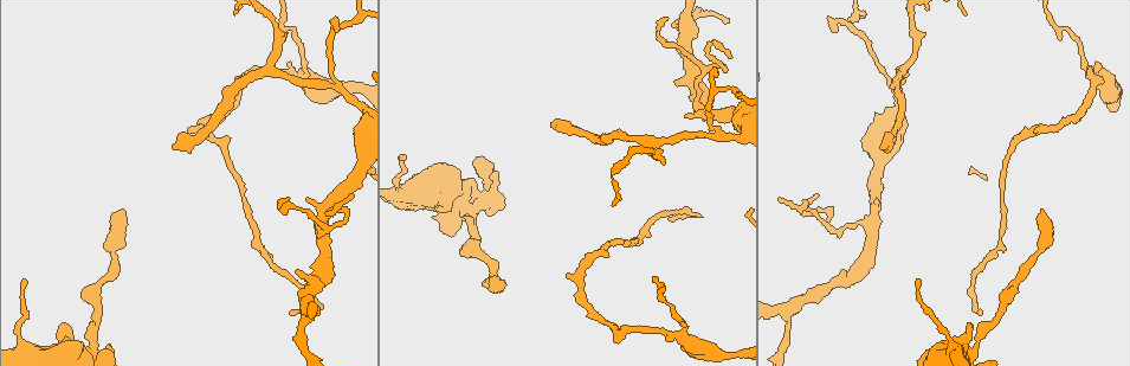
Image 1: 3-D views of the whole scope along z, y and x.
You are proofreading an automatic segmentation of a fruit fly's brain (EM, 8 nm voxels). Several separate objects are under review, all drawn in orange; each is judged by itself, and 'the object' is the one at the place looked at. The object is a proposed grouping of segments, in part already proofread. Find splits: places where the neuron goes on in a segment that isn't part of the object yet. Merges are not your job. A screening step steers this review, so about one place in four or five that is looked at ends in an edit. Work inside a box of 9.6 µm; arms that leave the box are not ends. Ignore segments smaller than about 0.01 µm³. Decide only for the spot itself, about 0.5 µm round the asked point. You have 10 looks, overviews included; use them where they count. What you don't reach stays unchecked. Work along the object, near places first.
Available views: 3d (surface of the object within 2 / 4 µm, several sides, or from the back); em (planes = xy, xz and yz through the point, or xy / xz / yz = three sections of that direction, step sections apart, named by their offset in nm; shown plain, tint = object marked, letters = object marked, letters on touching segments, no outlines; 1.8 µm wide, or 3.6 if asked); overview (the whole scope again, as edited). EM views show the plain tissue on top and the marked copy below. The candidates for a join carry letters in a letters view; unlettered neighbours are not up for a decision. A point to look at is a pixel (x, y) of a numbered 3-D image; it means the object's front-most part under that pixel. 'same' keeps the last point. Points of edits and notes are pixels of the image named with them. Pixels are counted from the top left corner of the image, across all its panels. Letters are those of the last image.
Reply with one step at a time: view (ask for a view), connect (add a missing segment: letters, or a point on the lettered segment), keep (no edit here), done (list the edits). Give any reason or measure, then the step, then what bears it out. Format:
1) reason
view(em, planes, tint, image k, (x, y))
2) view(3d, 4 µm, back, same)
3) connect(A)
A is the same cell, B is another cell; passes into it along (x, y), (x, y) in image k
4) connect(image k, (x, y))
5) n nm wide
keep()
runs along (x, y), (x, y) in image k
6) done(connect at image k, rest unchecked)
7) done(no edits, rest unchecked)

three arms meet
view(em, xy, step 8, letters, image 1, (718, 137))

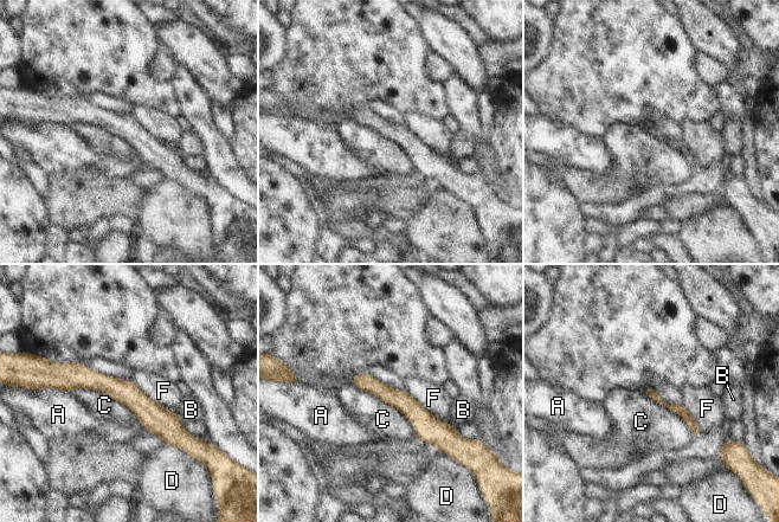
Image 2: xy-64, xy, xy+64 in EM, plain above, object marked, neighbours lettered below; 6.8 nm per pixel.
C touches over 600 nm
keep()
A, B, C, D and F are other cells; no lettered segment goes on from it

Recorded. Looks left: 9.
end of a long branch
view(3d, 2 µm, image 1, (884, 147))

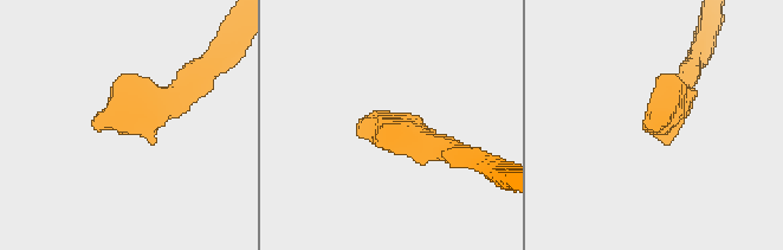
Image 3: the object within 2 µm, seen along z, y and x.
now the EM
view(em, yz, step 16, tint, image 3, (664, 122))

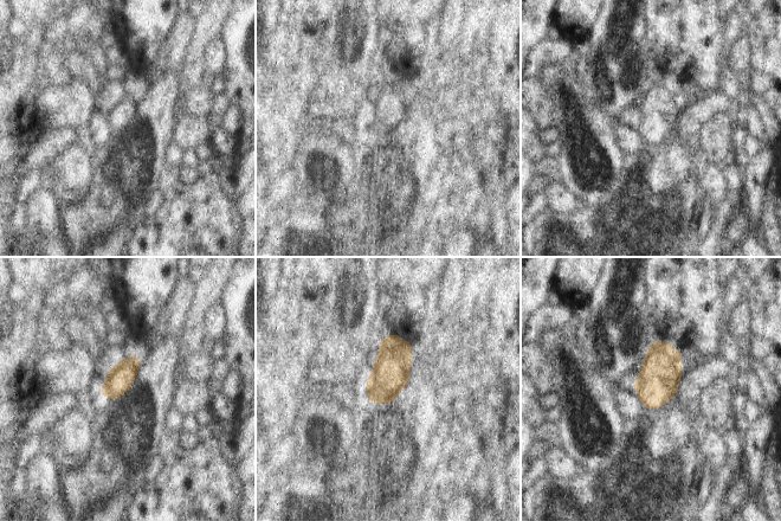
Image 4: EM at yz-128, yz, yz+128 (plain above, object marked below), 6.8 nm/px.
cut it another way
view(em, planes, letters, same)

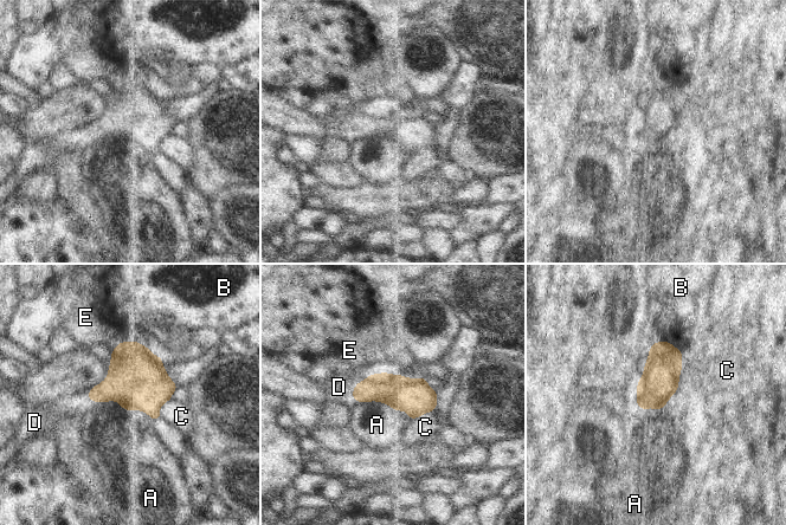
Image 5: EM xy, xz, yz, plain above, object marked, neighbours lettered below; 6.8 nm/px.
240 nm wide; A touches over 480 nm
connect(D)
D is the same cell, A, B, C and E are other cells; the neuron continues

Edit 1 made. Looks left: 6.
view(overview)

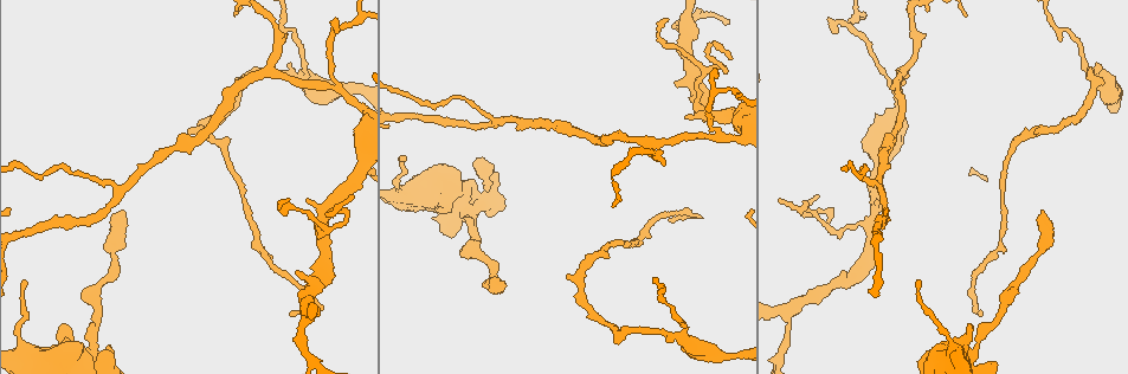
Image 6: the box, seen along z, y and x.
an open end
view(em, xz, step 4, tint, image 6, (406, 160))

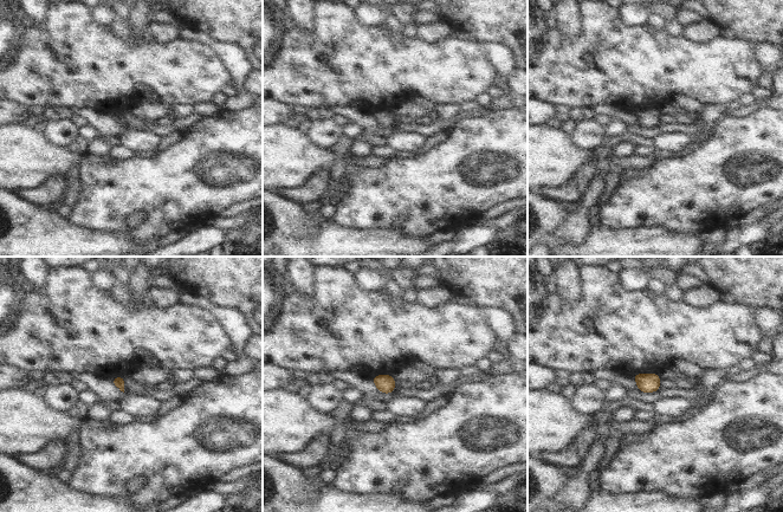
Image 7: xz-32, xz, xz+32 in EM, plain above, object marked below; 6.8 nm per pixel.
cut it another way
view(em, planes, letters, same)

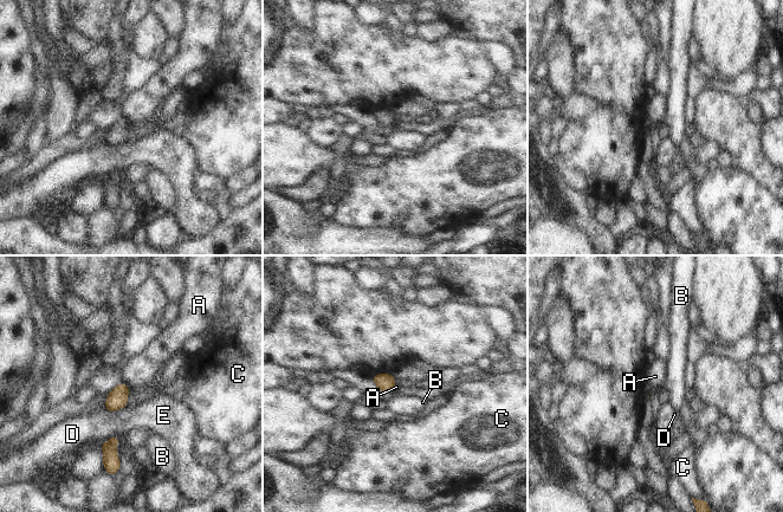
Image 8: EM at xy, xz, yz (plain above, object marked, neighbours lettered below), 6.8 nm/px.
keep()
A, B, C, D and E are other cells; border along (122, 381), (129, 389) in image 8; no lettered segment goes on from it

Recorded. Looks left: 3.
done(connect at image 5, rest unchecked)

